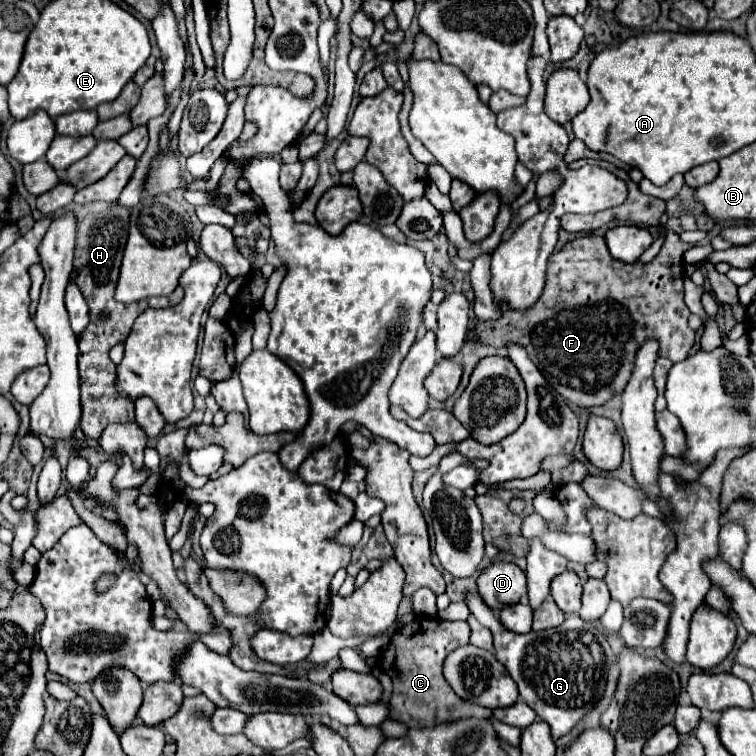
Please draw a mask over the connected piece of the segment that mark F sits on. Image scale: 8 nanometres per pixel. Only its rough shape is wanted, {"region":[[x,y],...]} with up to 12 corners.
{"region":[[599,234],[549,256],[537,304],[469,338],[523,344],[579,408],[621,394],[647,338],[693,348],[683,244],[615,260]]}

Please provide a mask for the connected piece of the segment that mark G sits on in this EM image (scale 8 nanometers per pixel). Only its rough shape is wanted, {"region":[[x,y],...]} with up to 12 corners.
{"region":[[477,592],[465,602],[491,630],[521,698],[569,734],[603,698],[615,654],[571,614],[515,634]]}

